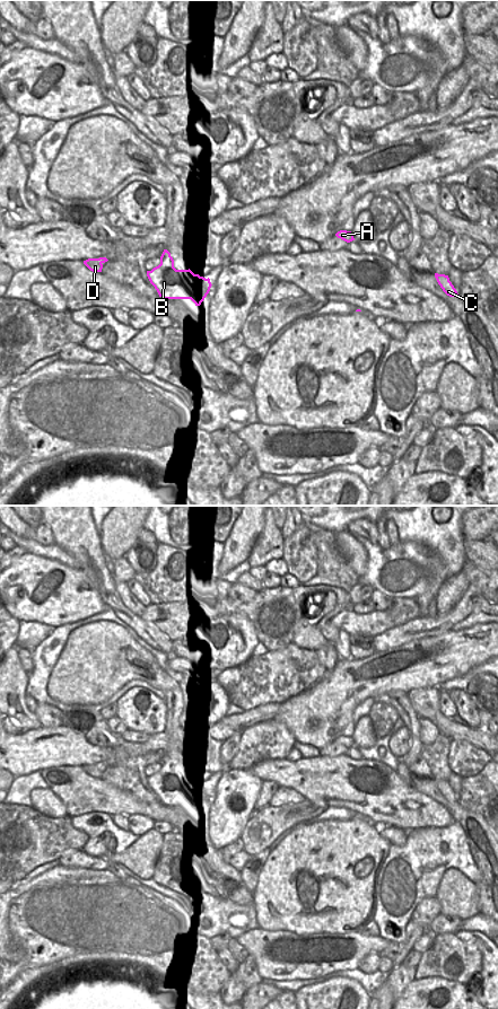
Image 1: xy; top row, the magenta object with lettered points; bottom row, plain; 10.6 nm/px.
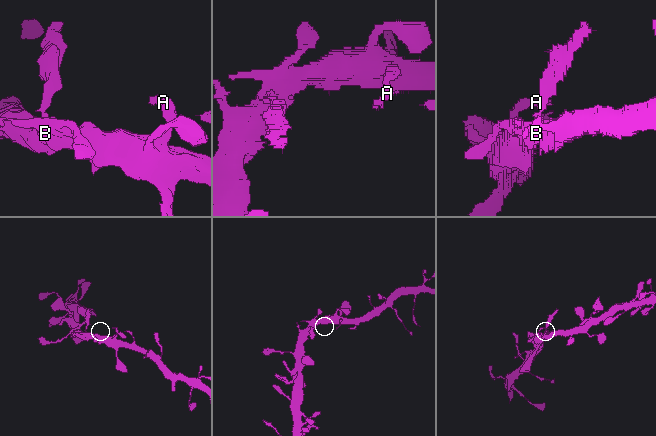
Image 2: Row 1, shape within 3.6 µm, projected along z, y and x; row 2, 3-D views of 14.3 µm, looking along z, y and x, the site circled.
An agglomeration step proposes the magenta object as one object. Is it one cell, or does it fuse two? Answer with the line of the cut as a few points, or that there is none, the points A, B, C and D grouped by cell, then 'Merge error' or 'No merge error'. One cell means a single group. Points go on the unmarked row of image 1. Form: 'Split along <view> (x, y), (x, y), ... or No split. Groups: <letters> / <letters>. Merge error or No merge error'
Split along xy (200, 782), (192, 782), (189, 786), (191, 800), (184, 804). Groups: A C / B D. Merge error

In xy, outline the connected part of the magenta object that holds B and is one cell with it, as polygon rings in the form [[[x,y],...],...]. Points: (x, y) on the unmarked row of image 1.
[[[167,755],[160,762],[160,770],[151,777],[147,777],[150,789],[164,805],[185,805],[191,802],[192,792],[189,786],[193,782],[200,783],[189,775],[176,775],[174,765]]]

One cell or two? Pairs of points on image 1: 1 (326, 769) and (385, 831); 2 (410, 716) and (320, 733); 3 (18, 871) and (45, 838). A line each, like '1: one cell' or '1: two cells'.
1: two cells
2: two cells
3: one cell

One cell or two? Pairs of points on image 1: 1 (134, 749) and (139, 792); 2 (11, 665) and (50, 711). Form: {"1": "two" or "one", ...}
{"1": "two", "2": "two"}

